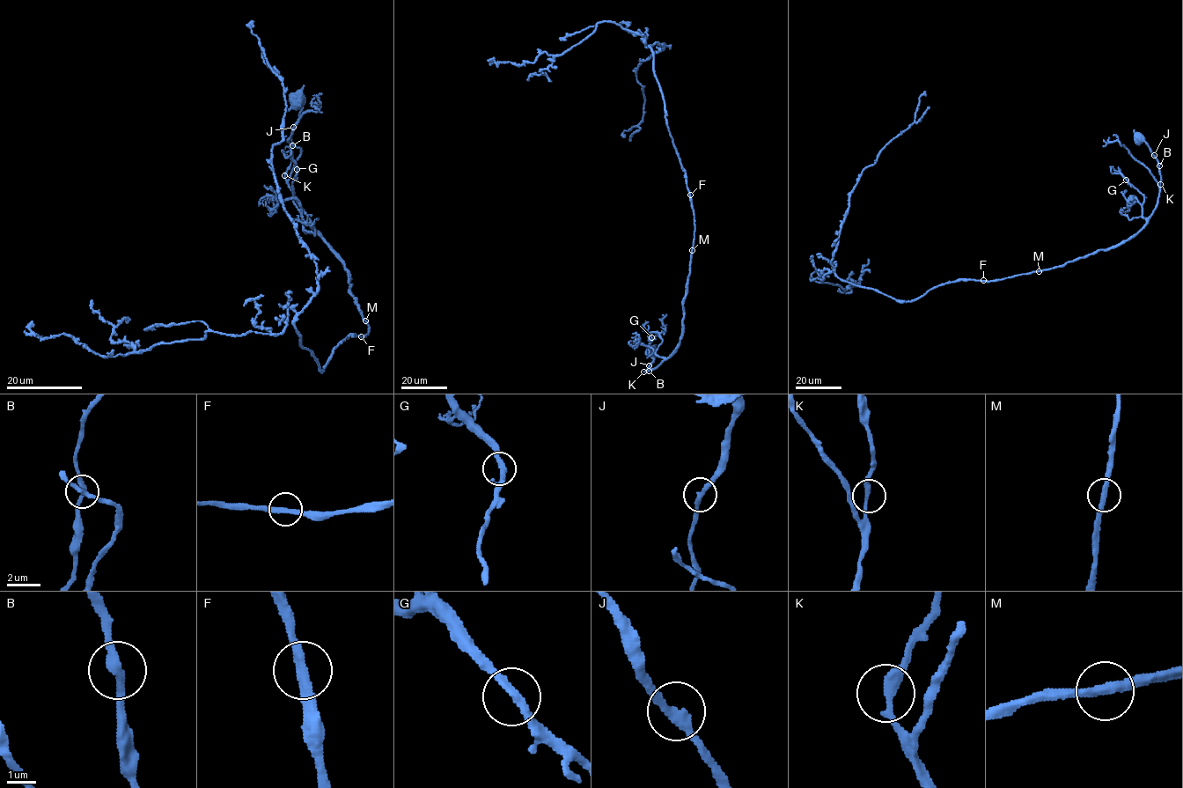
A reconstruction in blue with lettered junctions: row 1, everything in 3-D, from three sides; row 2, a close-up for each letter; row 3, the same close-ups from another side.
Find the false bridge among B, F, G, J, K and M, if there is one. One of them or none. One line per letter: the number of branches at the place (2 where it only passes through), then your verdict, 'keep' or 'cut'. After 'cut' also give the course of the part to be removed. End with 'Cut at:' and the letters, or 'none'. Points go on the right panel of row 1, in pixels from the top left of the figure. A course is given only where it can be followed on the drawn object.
B: branches 2; keep
F: branches 2; keep
G: branches 2; keep
J: branches 2; keep
K: branches 2; keep
M: branches 2; keep
Cut at: none

